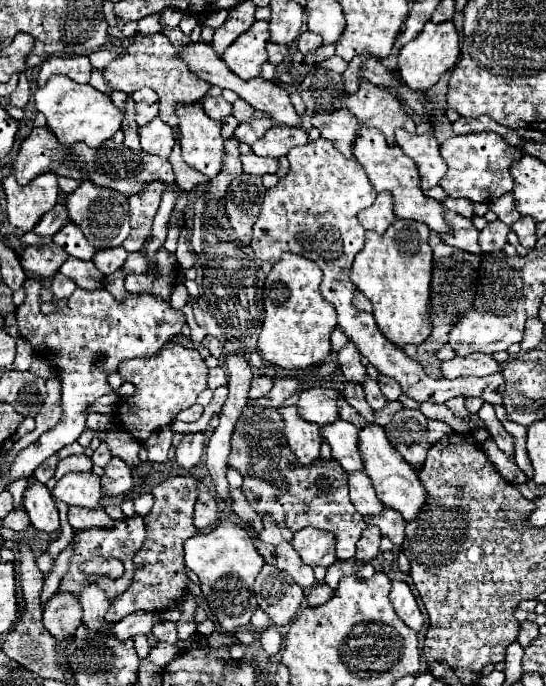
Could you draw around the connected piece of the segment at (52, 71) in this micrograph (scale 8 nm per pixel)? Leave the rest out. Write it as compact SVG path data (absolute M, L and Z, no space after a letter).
M73 55L73 57L49 57L37 75L37 85L43 87L49 77L53 75L67 75L69 79L77 83L89 83L91 77L91 63L85 55Z

